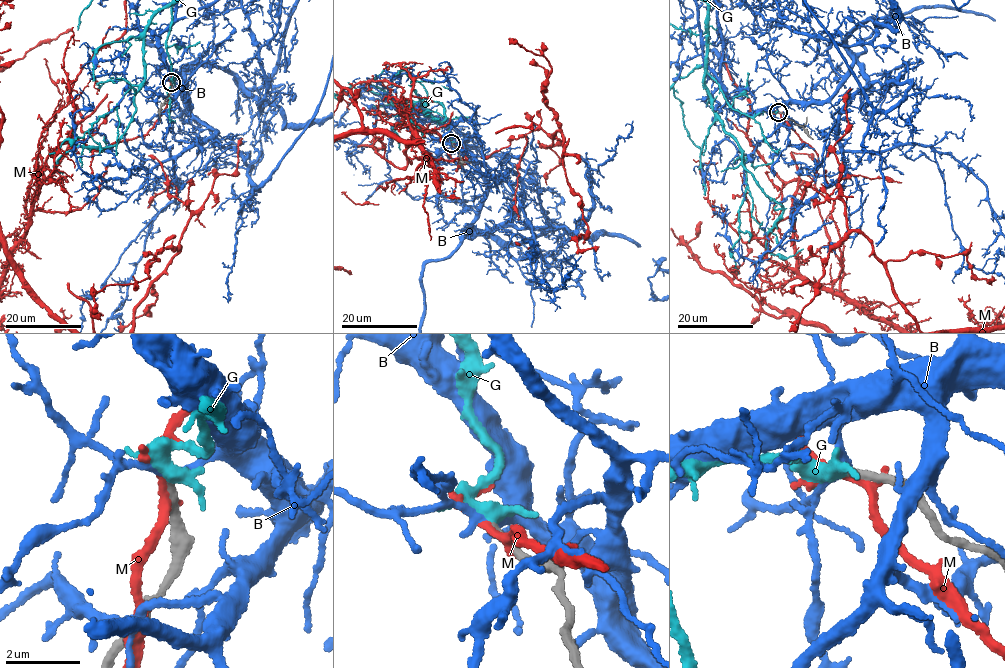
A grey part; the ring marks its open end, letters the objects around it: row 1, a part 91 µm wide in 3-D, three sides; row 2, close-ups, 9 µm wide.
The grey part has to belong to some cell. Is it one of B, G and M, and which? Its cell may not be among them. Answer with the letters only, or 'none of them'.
G

